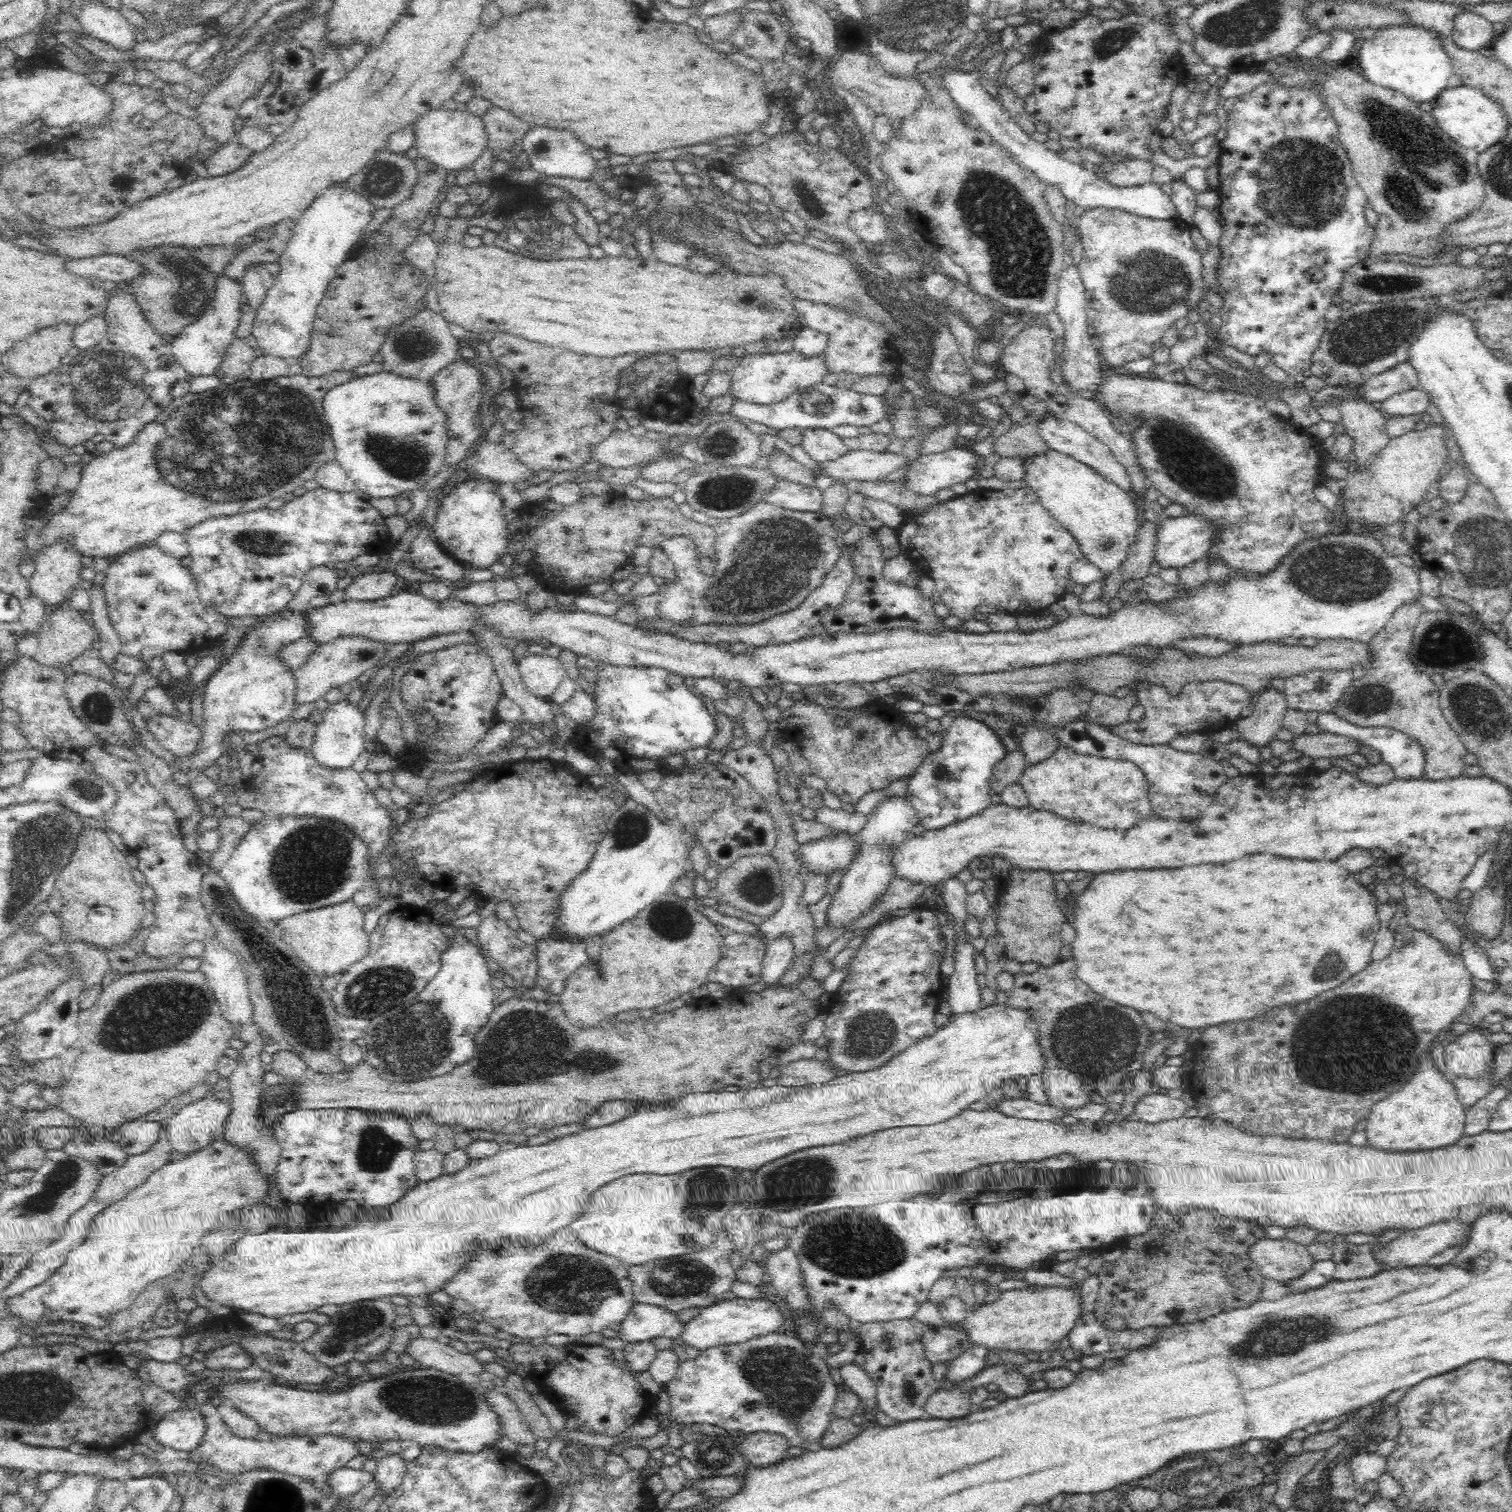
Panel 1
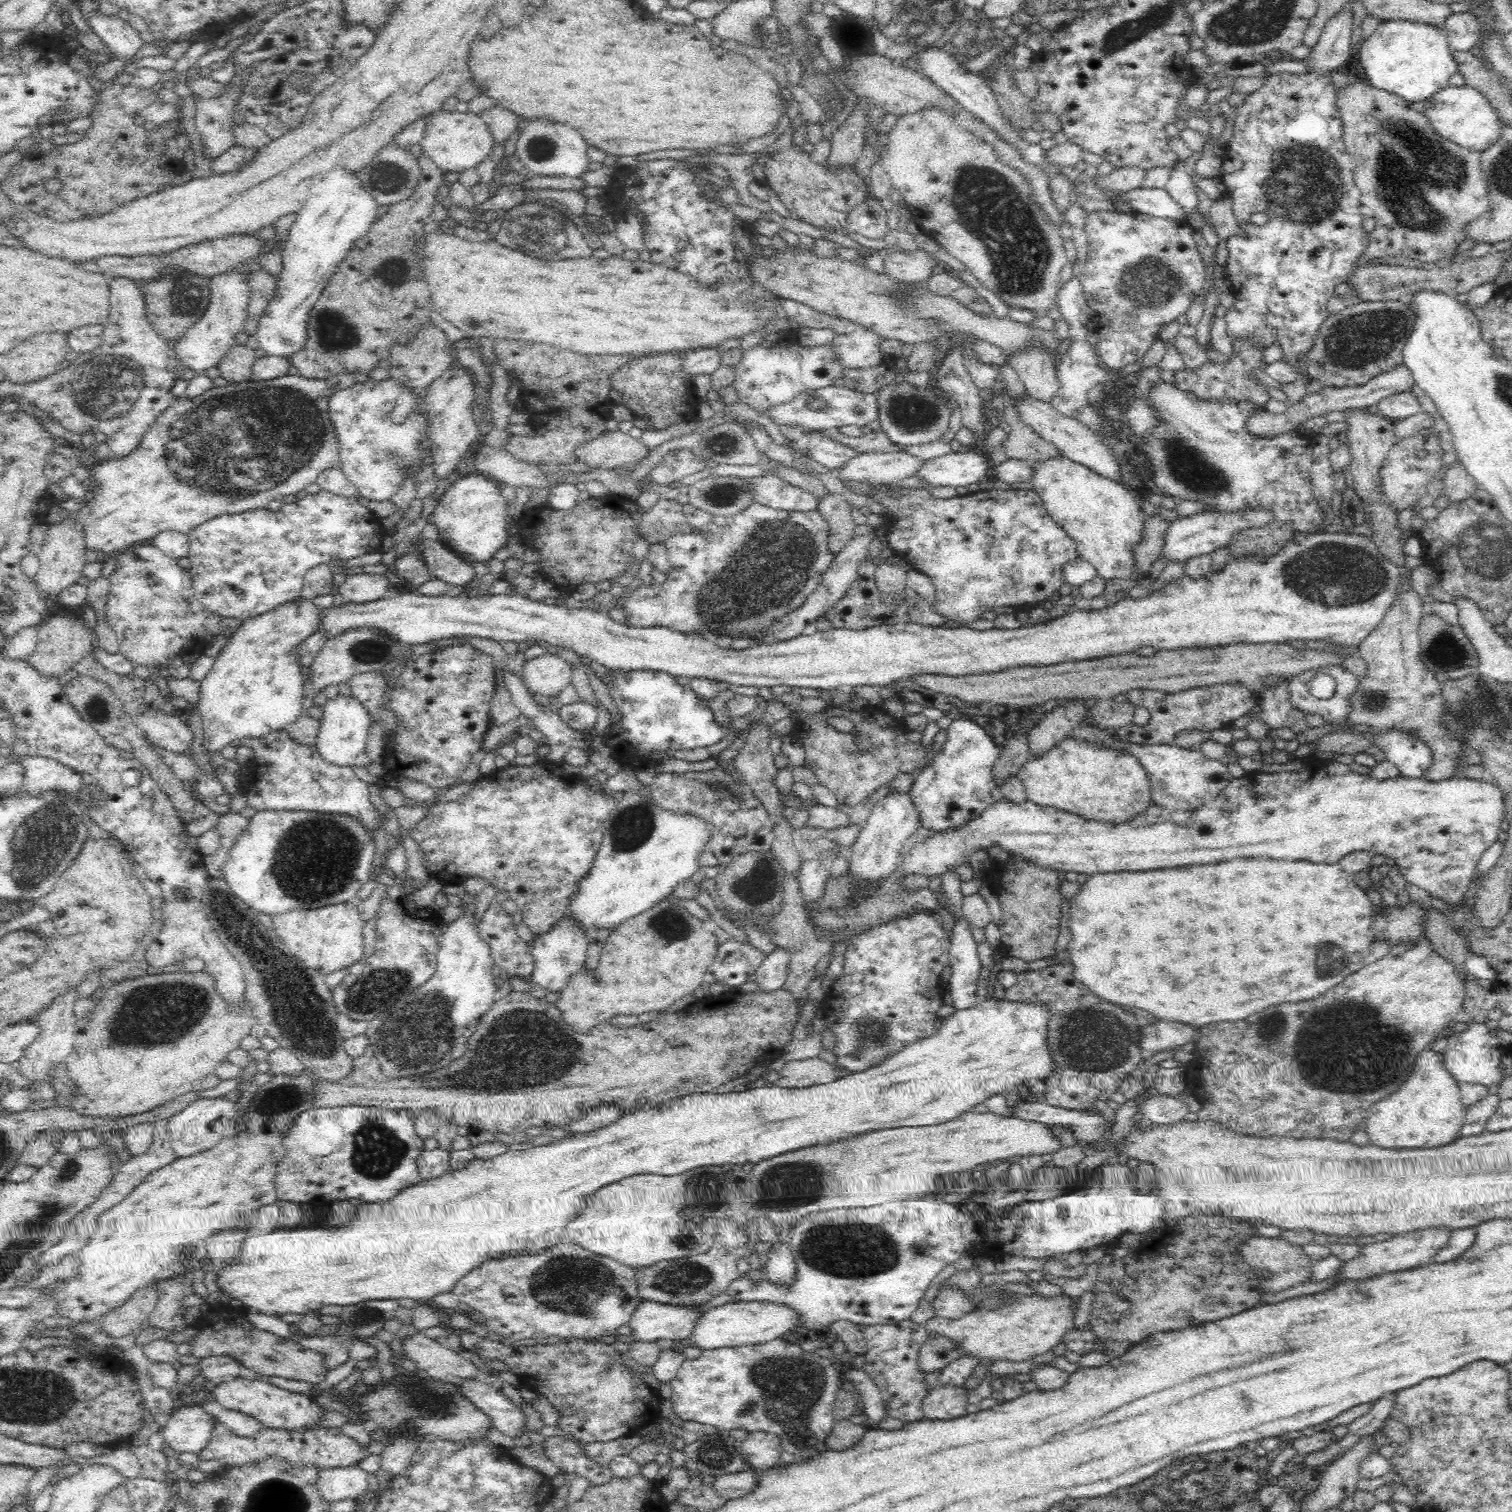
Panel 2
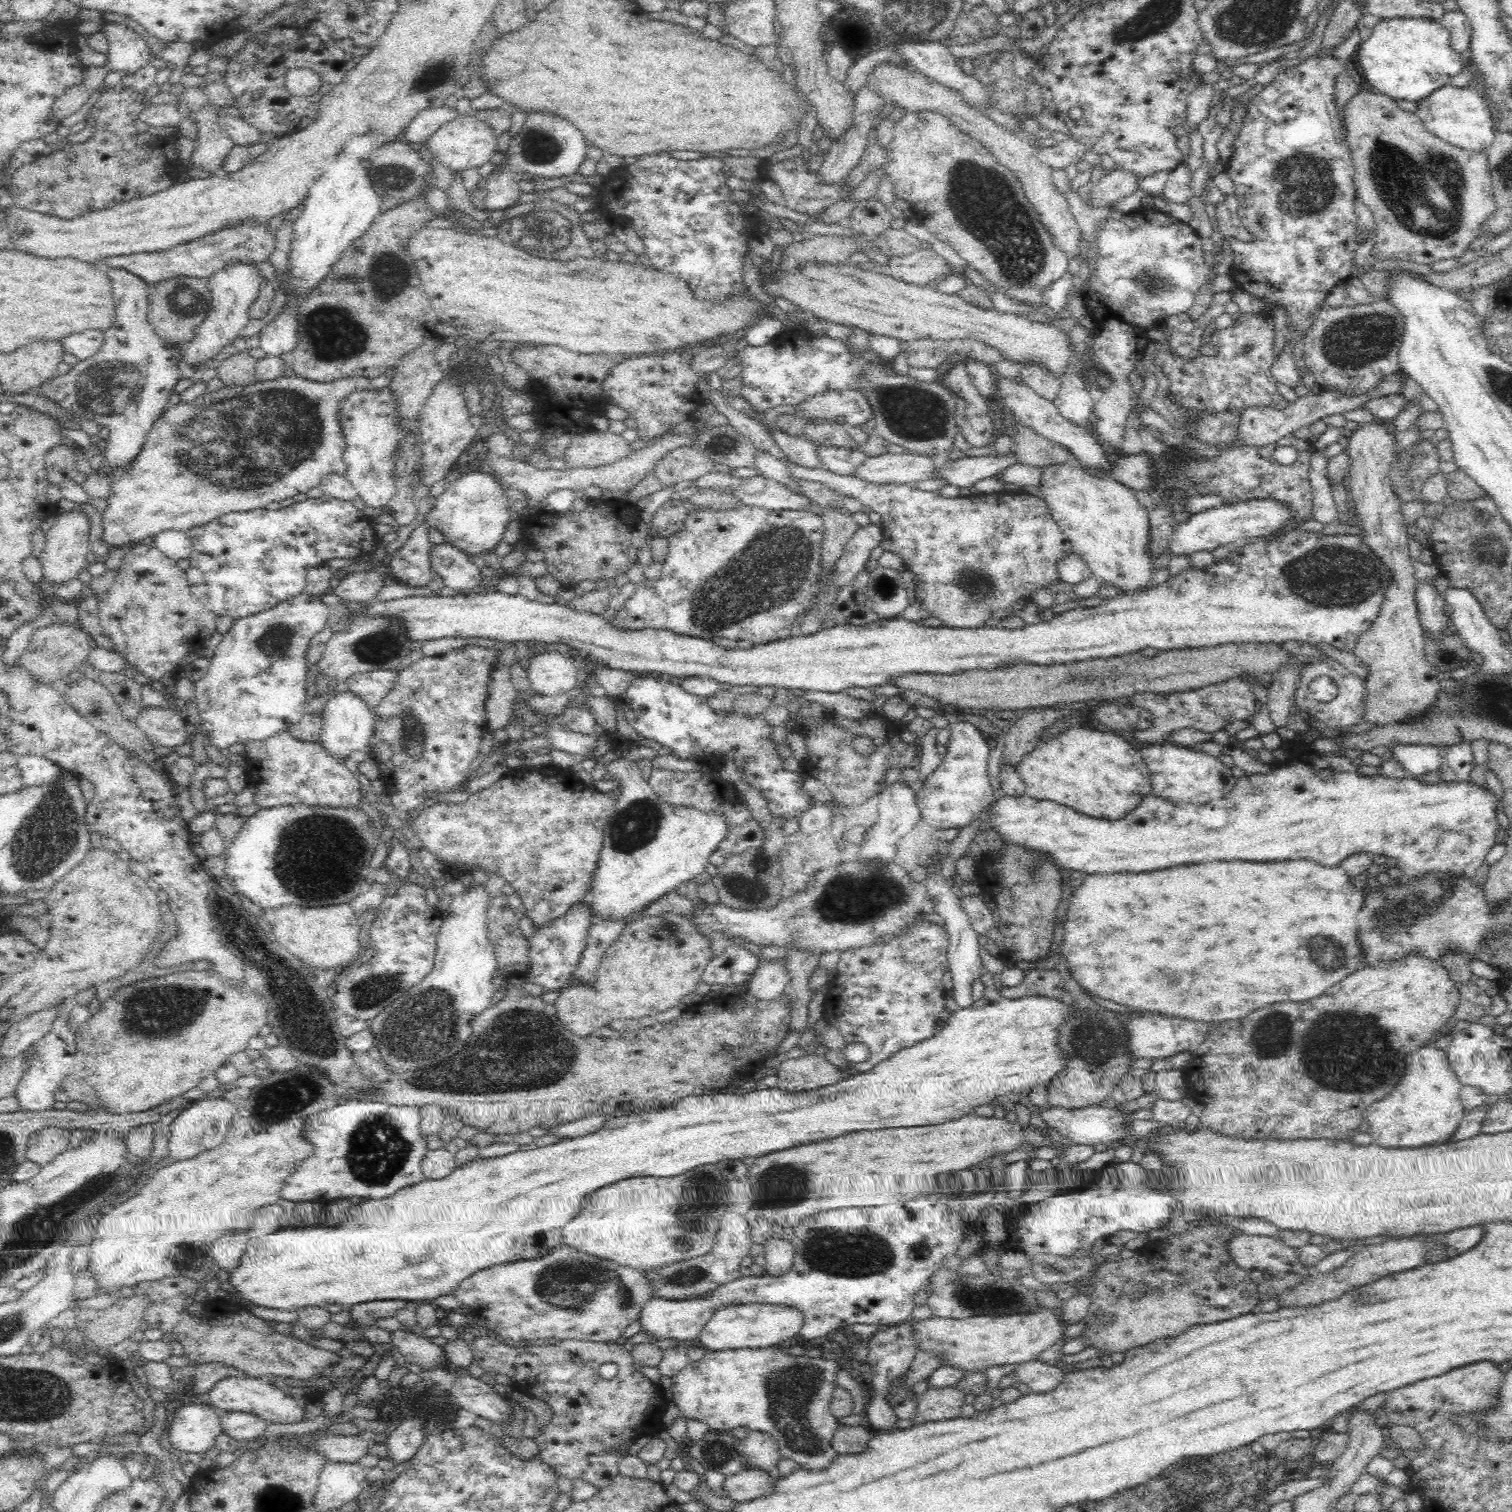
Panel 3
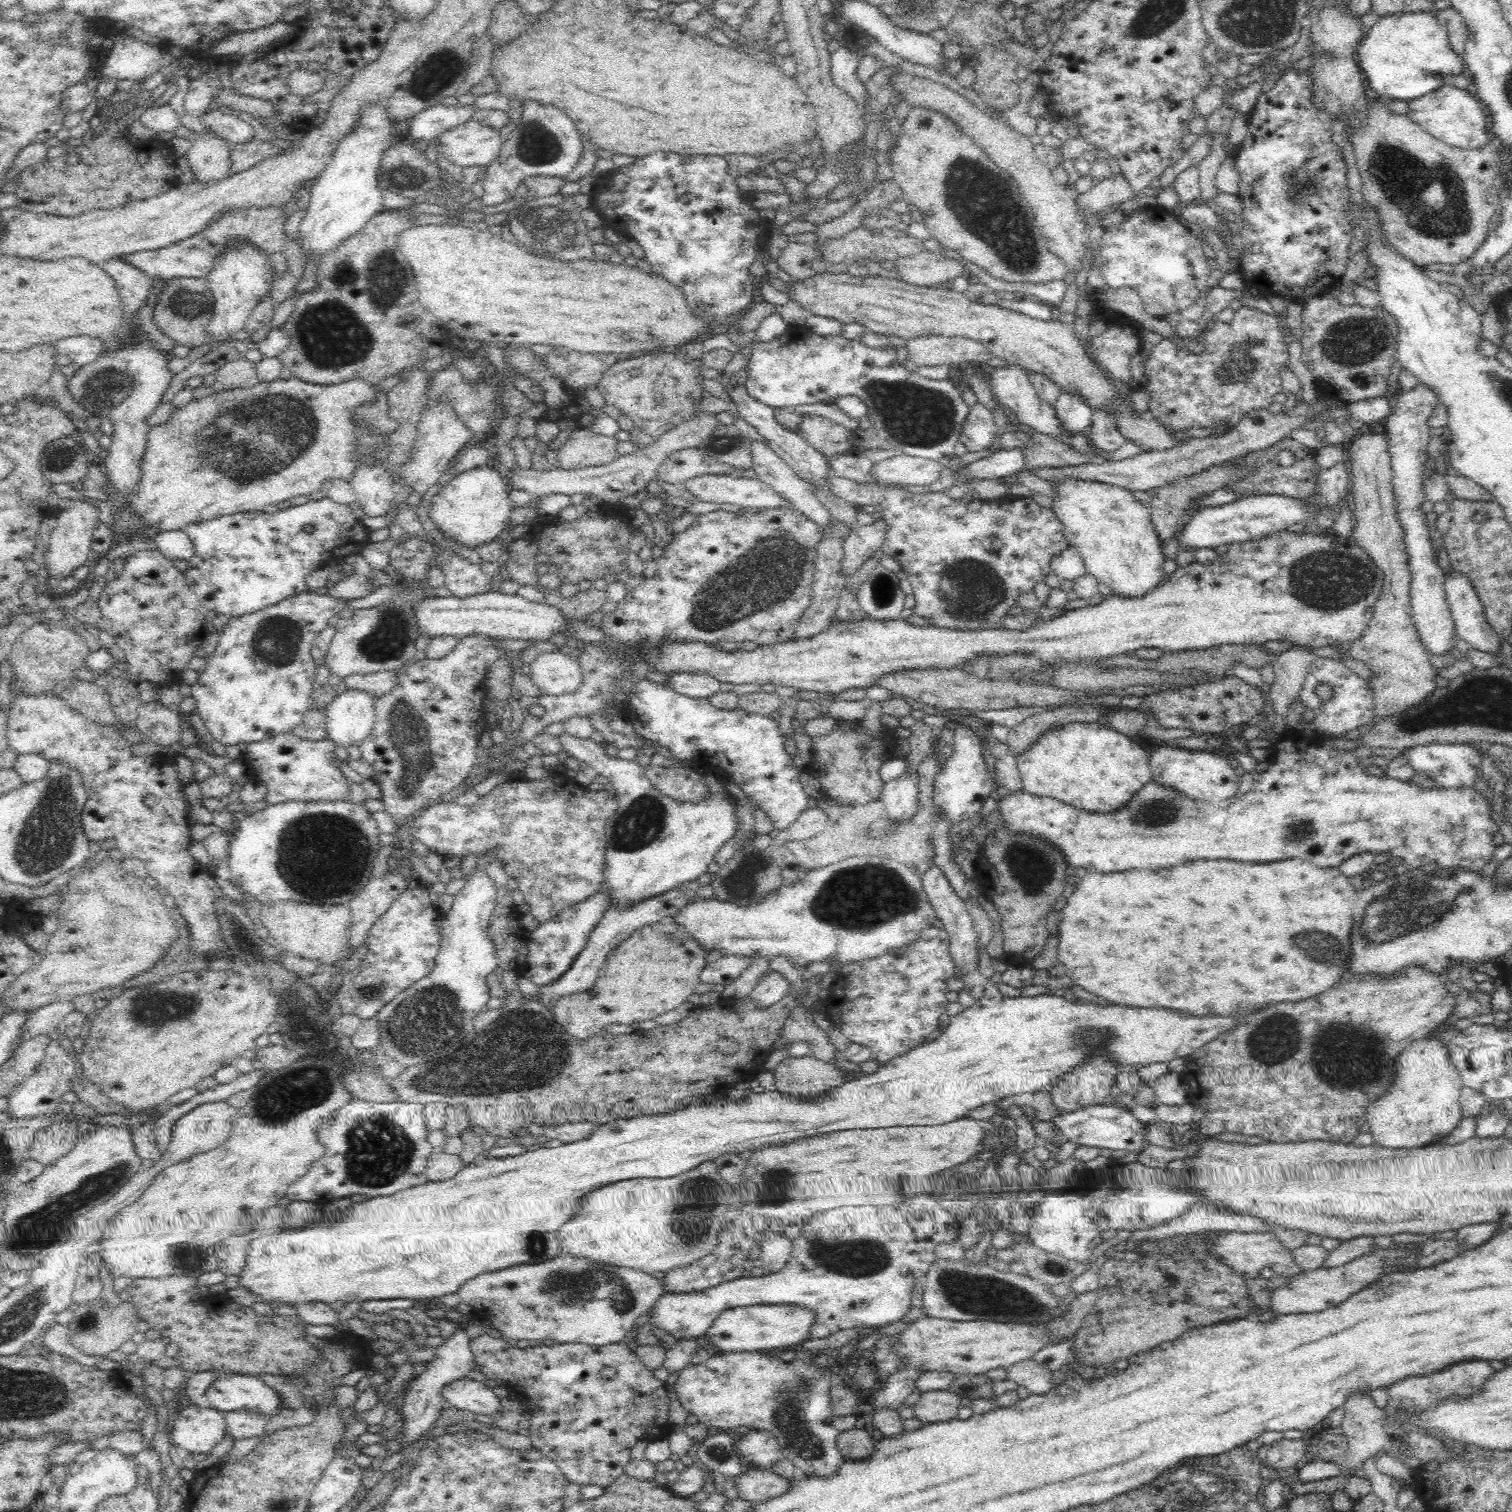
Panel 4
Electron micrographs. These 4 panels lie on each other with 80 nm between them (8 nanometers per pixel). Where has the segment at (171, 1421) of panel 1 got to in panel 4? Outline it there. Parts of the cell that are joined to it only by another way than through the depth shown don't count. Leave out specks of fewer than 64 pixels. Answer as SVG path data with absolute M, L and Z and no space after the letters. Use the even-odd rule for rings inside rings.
M212 1407L182 1409L169 1427L170 1442L193 1454L210 1453L226 1433L223 1412Z

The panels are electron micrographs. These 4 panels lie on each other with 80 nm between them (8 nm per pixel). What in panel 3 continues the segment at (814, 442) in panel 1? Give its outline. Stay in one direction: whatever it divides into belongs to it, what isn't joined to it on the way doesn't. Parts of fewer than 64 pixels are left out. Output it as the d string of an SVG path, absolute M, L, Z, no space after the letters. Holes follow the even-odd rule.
M817 447L822 468L840 476L855 476L857 468L867 459L858 448Z

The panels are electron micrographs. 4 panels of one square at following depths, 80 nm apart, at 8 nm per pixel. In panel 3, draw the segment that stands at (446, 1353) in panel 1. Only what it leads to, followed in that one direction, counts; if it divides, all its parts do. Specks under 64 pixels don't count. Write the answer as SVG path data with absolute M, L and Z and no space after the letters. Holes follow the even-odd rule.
M402 1328L386 1330L390 1336L391 1343L398 1348L404 1356L407 1364L417 1364L423 1370L430 1370L442 1366L444 1353L441 1346L429 1341L427 1337L420 1337Z

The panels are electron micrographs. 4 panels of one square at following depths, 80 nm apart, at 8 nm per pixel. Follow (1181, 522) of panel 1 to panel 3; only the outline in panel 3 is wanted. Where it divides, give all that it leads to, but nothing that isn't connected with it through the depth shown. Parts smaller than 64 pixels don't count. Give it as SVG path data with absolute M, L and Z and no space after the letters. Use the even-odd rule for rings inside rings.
M1253 499L1236 503L1224 503L1189 516L1186 522L1178 523L1173 530L1169 549L1174 555L1191 556L1200 551L1211 552L1218 546L1231 547L1235 543L1266 538L1288 527L1295 512L1280 501L1272 499Z

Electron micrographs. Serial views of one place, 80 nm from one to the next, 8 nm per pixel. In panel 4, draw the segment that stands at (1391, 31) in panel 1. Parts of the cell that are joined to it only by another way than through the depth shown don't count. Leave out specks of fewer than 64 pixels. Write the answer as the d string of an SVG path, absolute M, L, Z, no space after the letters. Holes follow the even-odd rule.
M1424 12L1397 13L1385 15L1367 31L1366 38L1357 48L1358 62L1364 70L1368 84L1380 98L1392 100L1412 100L1436 90L1439 86L1450 84L1454 76L1462 72L1463 60L1450 49L1444 25L1438 21L1437 14Z

